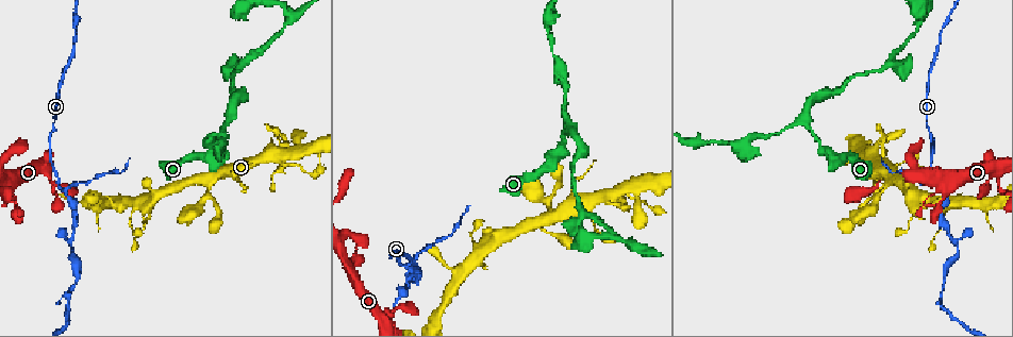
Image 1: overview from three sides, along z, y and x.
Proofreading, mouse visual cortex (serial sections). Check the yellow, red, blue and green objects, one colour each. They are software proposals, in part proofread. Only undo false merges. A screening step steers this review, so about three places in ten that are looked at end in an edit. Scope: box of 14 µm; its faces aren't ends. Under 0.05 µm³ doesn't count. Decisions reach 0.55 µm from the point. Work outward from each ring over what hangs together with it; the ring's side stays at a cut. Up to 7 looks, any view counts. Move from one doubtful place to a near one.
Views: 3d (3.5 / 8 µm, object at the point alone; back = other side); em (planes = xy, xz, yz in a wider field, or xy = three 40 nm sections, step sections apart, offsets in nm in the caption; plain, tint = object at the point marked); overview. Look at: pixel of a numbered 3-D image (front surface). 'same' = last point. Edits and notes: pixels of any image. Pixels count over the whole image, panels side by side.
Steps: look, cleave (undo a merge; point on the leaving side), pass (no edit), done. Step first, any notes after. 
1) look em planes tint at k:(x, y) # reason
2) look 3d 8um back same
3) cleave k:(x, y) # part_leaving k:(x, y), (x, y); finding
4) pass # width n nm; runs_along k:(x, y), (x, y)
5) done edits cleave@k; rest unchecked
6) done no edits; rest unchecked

look 3d 3.5um at 1:(941, 202) # narrows sharply

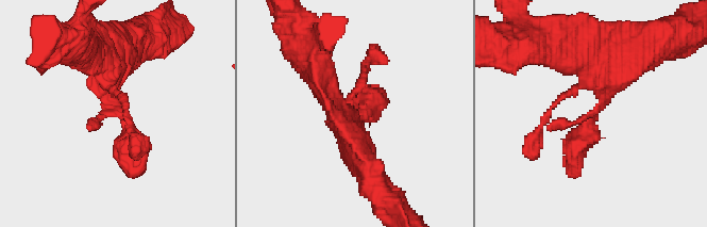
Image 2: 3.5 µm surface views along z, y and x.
look em xy step 5 plain at 2:(593, 113)

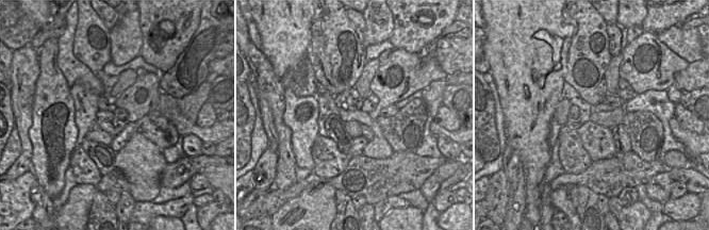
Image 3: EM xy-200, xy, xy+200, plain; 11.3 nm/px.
look em xy step 5 tint same # with the object marked

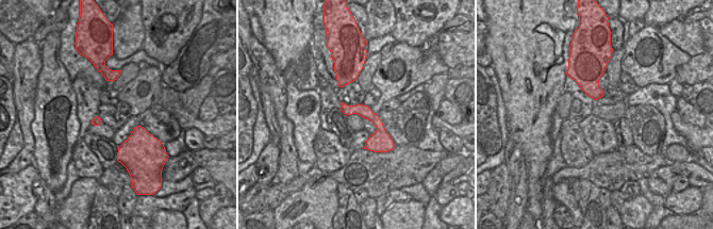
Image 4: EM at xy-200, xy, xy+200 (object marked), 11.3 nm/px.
pass # runs_along 4:(344, 107), (378, 123), (383, 149); continuous, no second cell

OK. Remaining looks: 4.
look 3d 3.5um at 1:(403, 266) # side arm on a straight run

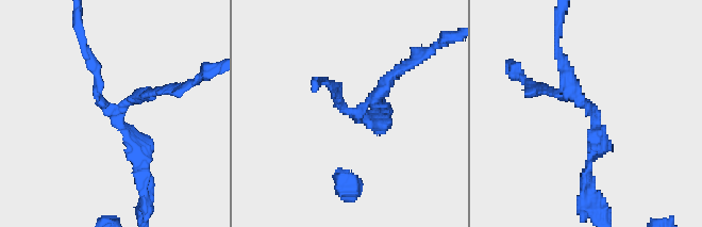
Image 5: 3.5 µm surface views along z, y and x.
look em planes tint at 5:(588, 107)

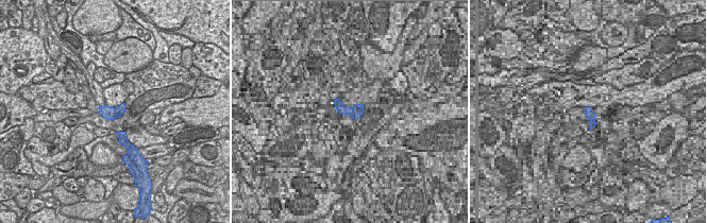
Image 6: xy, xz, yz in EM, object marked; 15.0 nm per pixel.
look em xy step 2 tint same # another direction

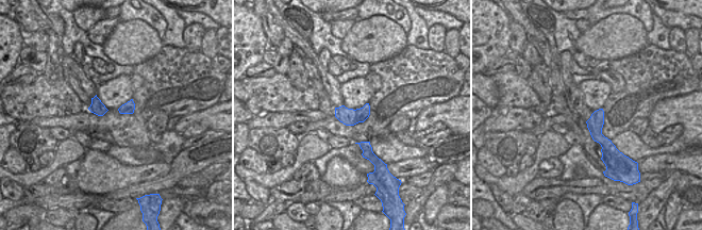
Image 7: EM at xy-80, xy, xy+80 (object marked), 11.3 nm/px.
cleave 5:(382, 93) # arm_widths 150, 200, 250 nm; two cells meet here

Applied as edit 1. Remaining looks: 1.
done edits cleave@5; rest unchecked

